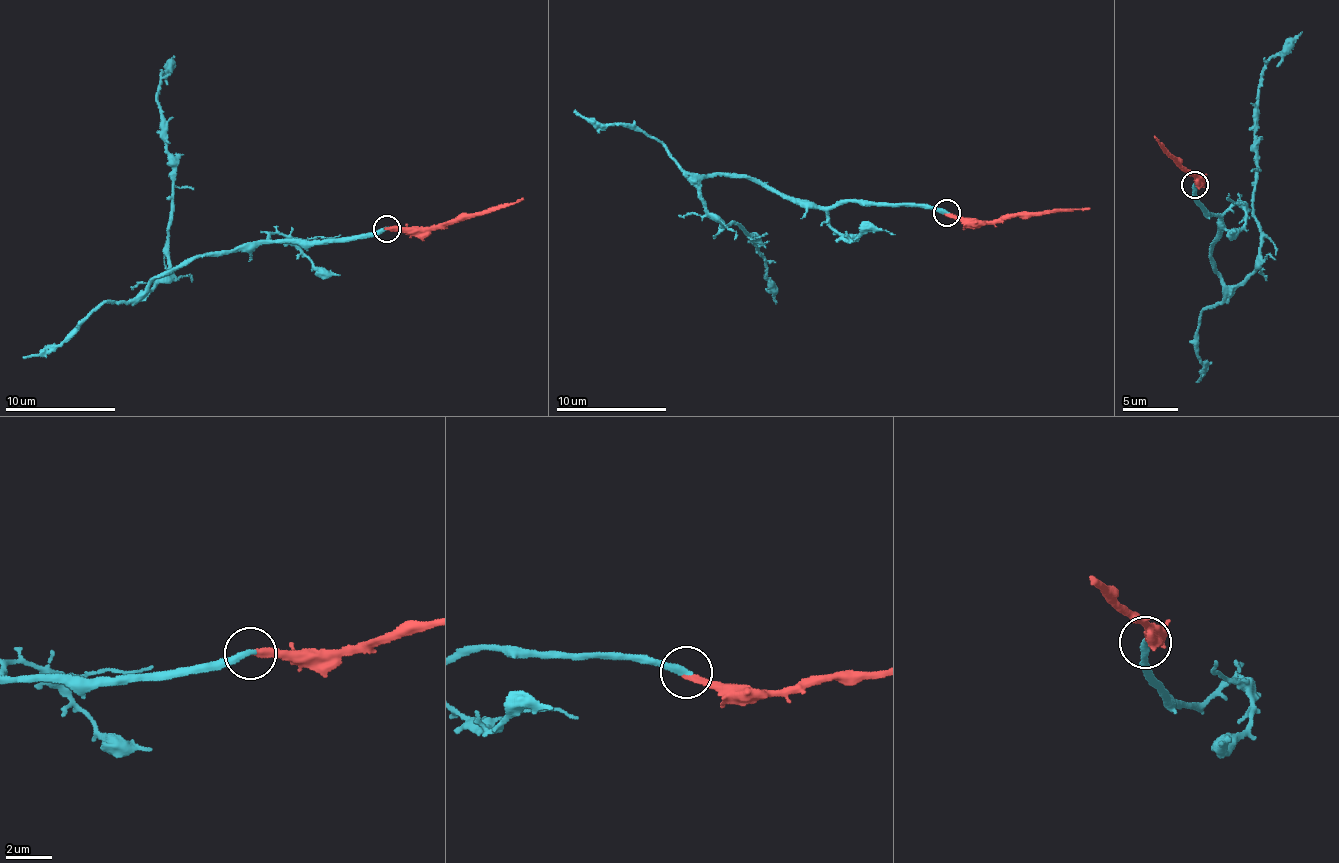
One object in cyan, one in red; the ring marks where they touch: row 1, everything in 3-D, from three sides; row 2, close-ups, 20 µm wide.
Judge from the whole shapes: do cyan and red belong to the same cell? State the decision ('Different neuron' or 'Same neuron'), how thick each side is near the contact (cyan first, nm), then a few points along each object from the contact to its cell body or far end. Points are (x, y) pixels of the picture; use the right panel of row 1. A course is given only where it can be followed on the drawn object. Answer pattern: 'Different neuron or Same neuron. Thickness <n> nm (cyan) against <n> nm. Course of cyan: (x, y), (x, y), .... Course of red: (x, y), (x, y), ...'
Same neuron. Thickness 320 nm (cyan) against 300 nm. Course of cyan: (1195, 185), (1207, 215), (1223, 219), (1217, 275), (1240, 284), (1261, 245), (1261, 71), (1302, 30). Course of red: (1195, 185), (1196, 175), (1163, 150), (1154, 135)

